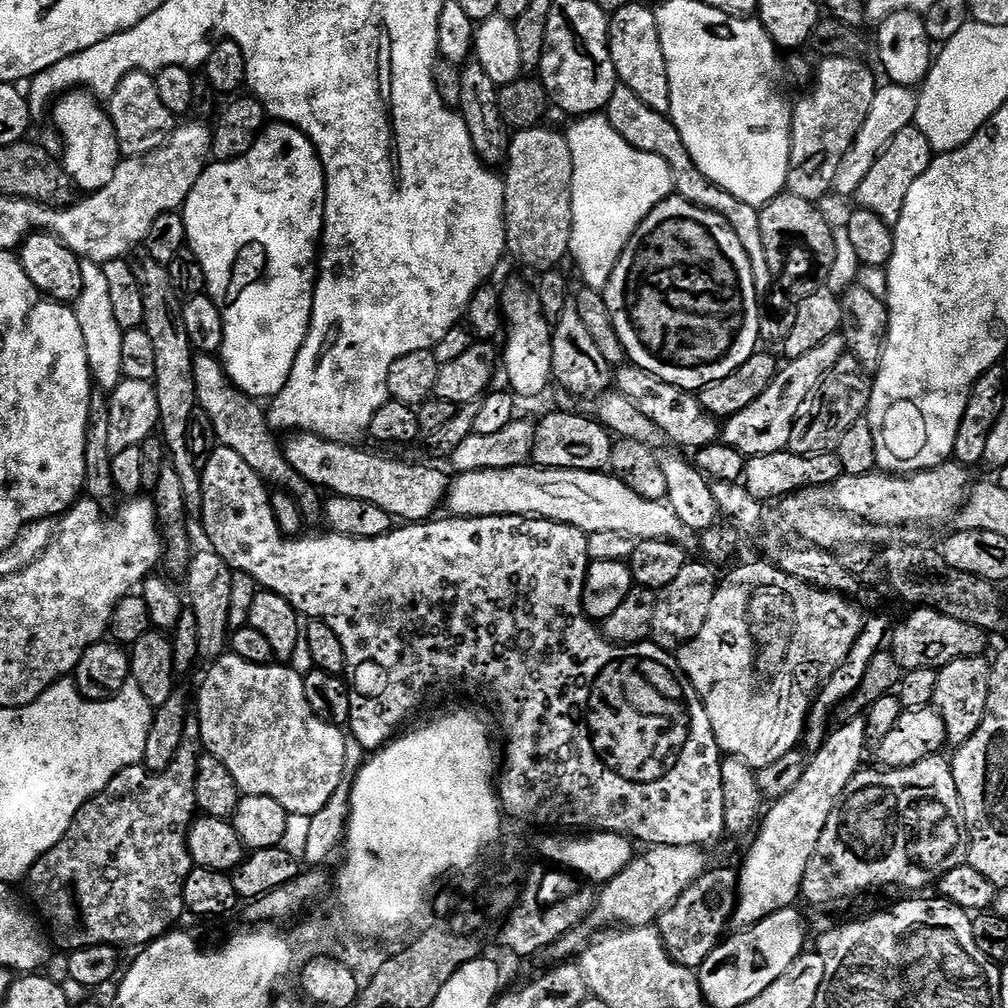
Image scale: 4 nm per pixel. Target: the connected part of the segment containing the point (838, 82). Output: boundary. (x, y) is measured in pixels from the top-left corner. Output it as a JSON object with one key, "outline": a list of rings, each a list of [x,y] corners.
{"outline":[[[826,56],[819,62],[821,64],[817,63],[814,68],[812,89],[800,101],[795,101],[792,109],[787,187],[787,191],[798,194],[798,198],[813,202],[820,202],[827,192],[833,191],[832,183],[838,174],[838,166],[842,166],[842,158],[846,158],[846,154],[851,150],[858,130],[862,130],[862,122],[866,122],[866,114],[870,114],[870,106],[874,102],[878,87],[875,74],[856,56]]]}

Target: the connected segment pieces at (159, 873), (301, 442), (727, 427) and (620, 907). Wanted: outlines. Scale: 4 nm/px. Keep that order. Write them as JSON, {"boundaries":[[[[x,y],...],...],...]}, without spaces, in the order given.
{"boundaries":[[[[189,718],[182,734],[182,746],[178,746],[178,754],[174,754],[174,762],[170,762],[166,770],[150,772],[137,766],[119,772],[106,790],[90,798],[90,802],[78,810],[62,839],[34,862],[26,877],[27,899],[36,903],[35,911],[46,925],[51,943],[55,947],[57,944],[61,953],[76,952],[87,944],[147,946],[179,925],[176,923],[180,915],[186,912],[186,878],[194,867],[188,849],[188,832],[198,816],[194,778],[201,755],[200,721]]],[[[299,430],[293,431],[291,433],[292,436],[288,441],[284,440],[282,447],[284,456],[287,462],[306,480],[306,482],[310,483],[316,489],[323,490],[325,493],[341,496],[342,498],[362,498],[362,502],[374,502],[374,506],[378,506],[378,510],[386,510],[386,514],[395,518],[400,522],[423,522],[426,520],[433,519],[437,515],[436,507],[443,505],[445,503],[446,497],[448,495],[448,485],[450,483],[450,476],[447,471],[439,472],[436,468],[431,468],[428,464],[407,464],[404,460],[391,460],[388,456],[375,456],[372,452],[363,452],[360,449],[360,446],[353,446],[351,444],[339,444],[338,442],[334,442],[333,440],[327,440],[326,438],[322,438],[321,436],[316,435],[315,432],[301,432]]],[[[837,334],[826,338],[822,346],[814,346],[814,350],[802,354],[802,358],[788,360],[785,368],[783,365],[777,371],[776,377],[772,379],[762,398],[754,398],[754,402],[750,402],[746,410],[738,410],[738,414],[729,416],[723,421],[723,443],[729,444],[746,458],[785,451],[790,442],[790,434],[798,423],[802,409],[809,403],[816,385],[845,354],[844,337]]],[[[694,846],[649,847],[645,856],[637,855],[626,867],[599,889],[596,903],[586,917],[586,924],[595,930],[609,926],[647,928],[655,925],[660,915],[709,867],[704,848]]]]}

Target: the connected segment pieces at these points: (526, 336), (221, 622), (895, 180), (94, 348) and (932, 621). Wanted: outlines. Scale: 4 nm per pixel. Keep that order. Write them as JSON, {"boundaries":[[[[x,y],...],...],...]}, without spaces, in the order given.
{"boundaries":[[[[512,280],[505,288],[501,289],[501,315],[506,327],[504,339],[506,344],[504,352],[502,348],[502,372],[506,374],[506,378],[510,385],[509,389],[521,399],[534,398],[540,395],[552,382],[552,366],[553,366],[553,340],[551,323],[545,318],[542,310],[541,300],[535,287],[530,283],[526,284],[522,280]]],[[[211,550],[203,551],[197,551],[188,564],[184,575],[184,592],[198,629],[199,659],[214,662],[225,655],[230,640],[230,586],[233,572],[220,555]]],[[[914,126],[902,130],[884,147],[874,166],[870,166],[870,174],[862,178],[862,186],[858,186],[854,197],[855,203],[878,214],[882,222],[895,226],[898,218],[902,218],[902,206],[906,206],[906,194],[910,194],[910,186],[914,186],[914,182],[926,174],[933,159],[932,147],[930,142],[926,142],[926,134],[922,134],[922,130]]],[[[92,260],[81,261],[82,294],[73,305],[73,312],[82,328],[83,341],[86,345],[88,365],[95,385],[104,392],[111,392],[124,378],[122,370],[122,338],[125,329],[118,326],[111,305],[110,289],[107,287],[106,274],[101,265]]],[[[917,607],[900,625],[896,624],[890,632],[890,651],[898,666],[904,672],[919,668],[942,669],[950,662],[963,656],[975,656],[983,653],[983,635],[970,622],[962,622],[958,618],[944,616],[938,610]]]]}

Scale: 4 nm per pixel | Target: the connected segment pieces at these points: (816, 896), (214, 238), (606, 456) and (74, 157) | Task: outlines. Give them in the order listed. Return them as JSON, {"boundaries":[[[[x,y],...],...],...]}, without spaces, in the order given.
{"boundaries":[[[[937,754],[934,756],[927,756],[922,762],[914,762],[912,766],[905,768],[884,768],[883,770],[876,770],[880,772],[867,772],[861,770],[856,773],[855,778],[846,786],[846,790],[842,790],[842,794],[838,798],[838,802],[834,802],[834,810],[830,810],[830,818],[826,818],[826,827],[822,829],[822,834],[818,834],[818,842],[814,846],[814,854],[810,854],[810,863],[806,865],[806,874],[802,874],[802,886],[800,887],[800,895],[806,901],[809,900],[812,904],[828,904],[831,900],[836,900],[839,896],[848,896],[851,892],[860,892],[863,888],[872,888],[875,884],[889,884],[892,888],[928,888],[935,885],[941,880],[944,875],[950,870],[954,870],[960,864],[965,863],[966,860],[966,832],[962,827],[962,813],[960,811],[960,795],[958,794],[958,786],[954,782],[954,774],[952,773],[952,765],[947,759],[943,760],[943,755]]],[[[272,122],[250,146],[250,150],[237,160],[221,160],[212,162],[205,167],[203,174],[198,178],[194,190],[186,198],[182,215],[186,222],[186,234],[188,235],[187,247],[202,262],[204,282],[207,295],[224,314],[224,341],[220,347],[218,356],[224,365],[225,374],[232,381],[234,387],[253,398],[271,398],[286,386],[290,378],[290,370],[294,370],[294,358],[298,358],[298,350],[302,350],[302,342],[308,333],[308,327],[312,321],[312,299],[316,289],[316,273],[318,271],[318,241],[324,235],[324,195],[326,194],[326,182],[324,181],[324,167],[318,158],[316,148],[308,140],[305,132],[295,128],[293,124],[281,124]]],[[[555,410],[541,418],[535,425],[536,442],[532,445],[530,460],[538,468],[565,468],[603,472],[612,460],[614,437],[599,420],[591,415],[579,416],[576,410]]],[[[73,90],[64,93],[51,109],[50,117],[56,123],[64,139],[62,163],[79,191],[84,194],[97,192],[114,178],[114,170],[120,165],[121,155],[118,138],[114,134],[112,119],[108,117],[105,105],[87,90]]]]}

